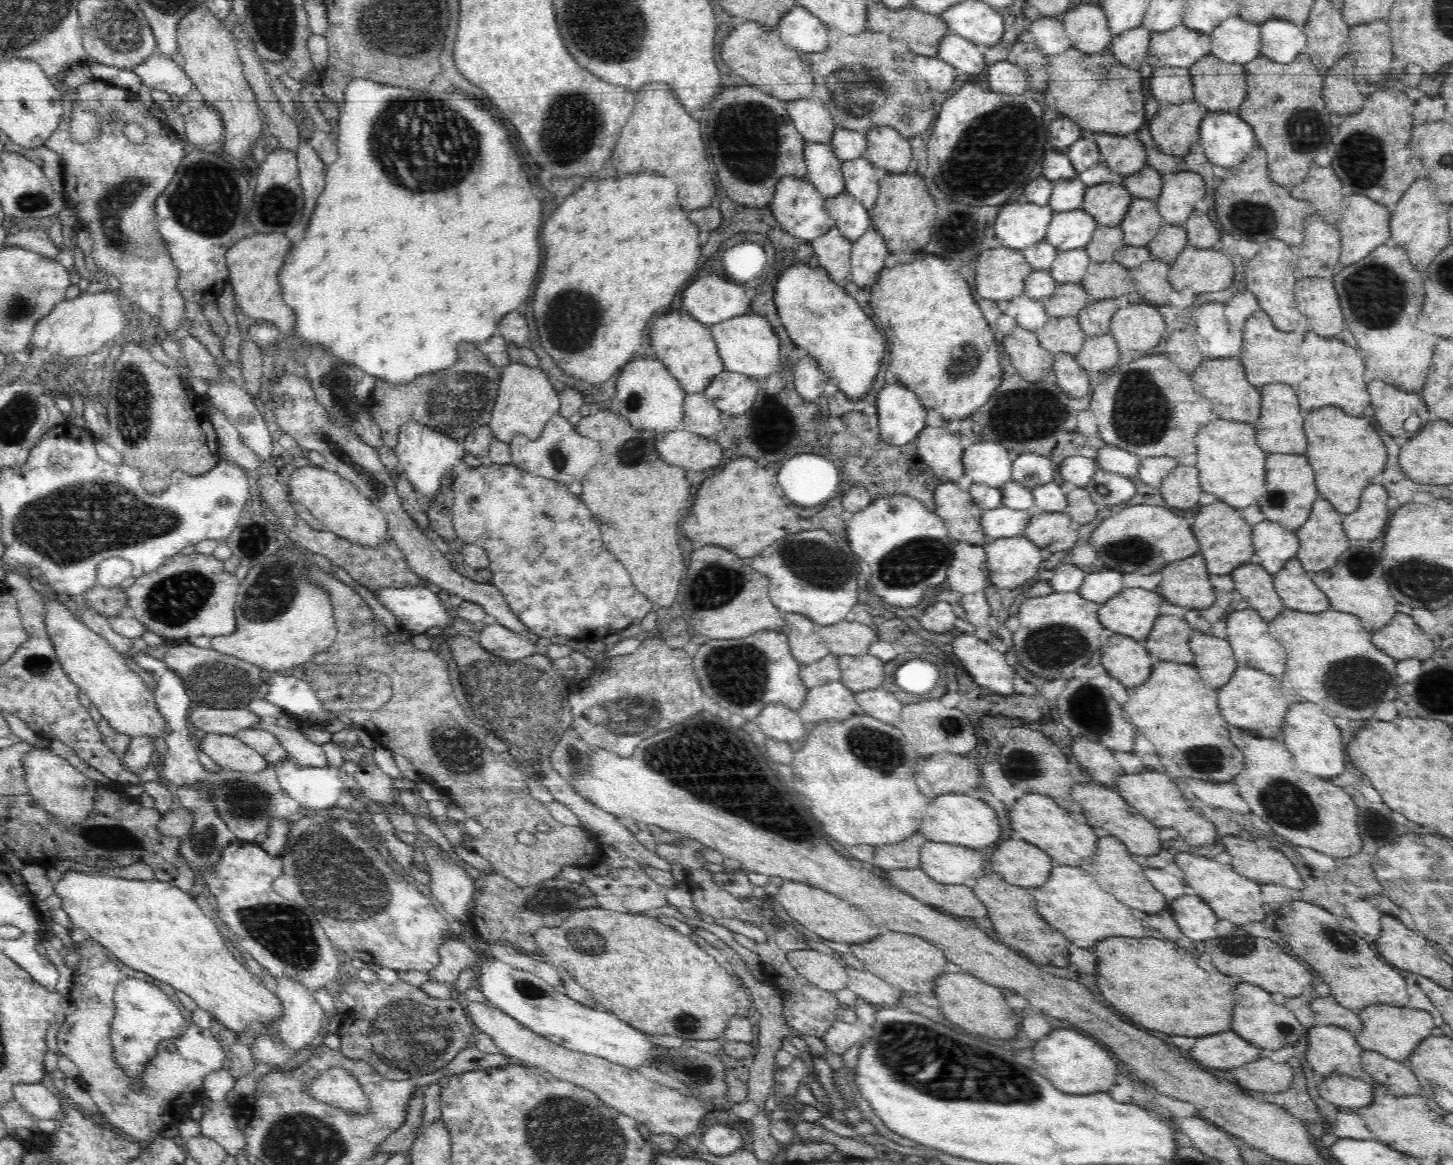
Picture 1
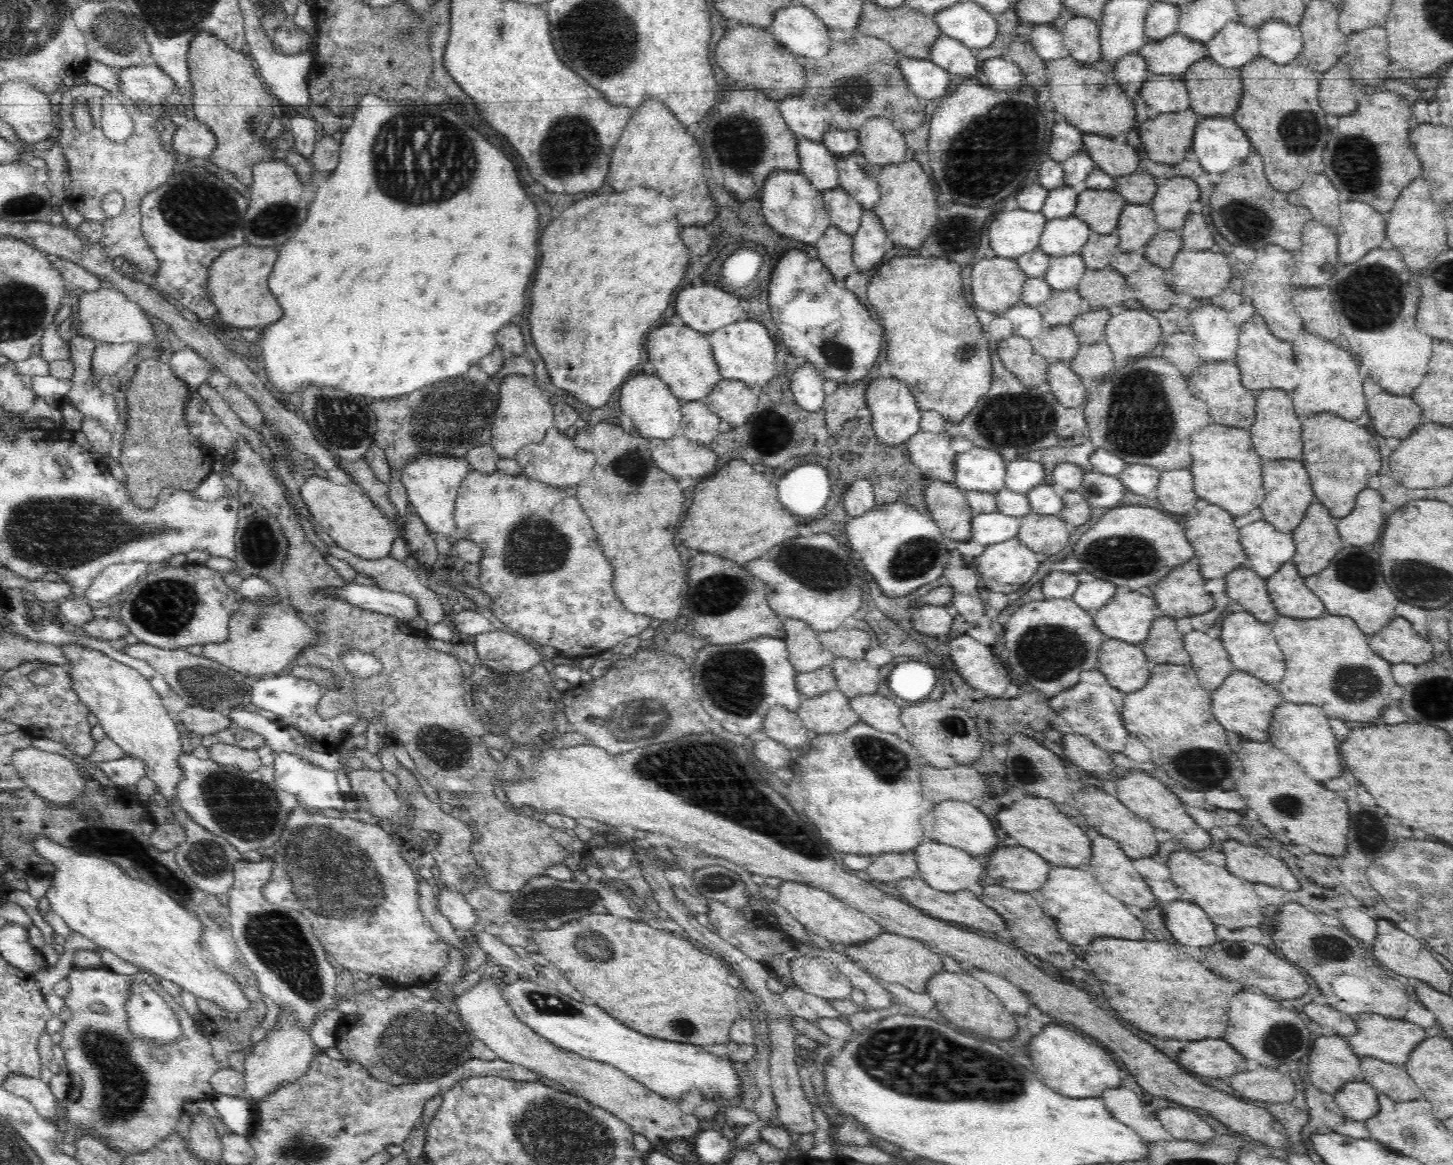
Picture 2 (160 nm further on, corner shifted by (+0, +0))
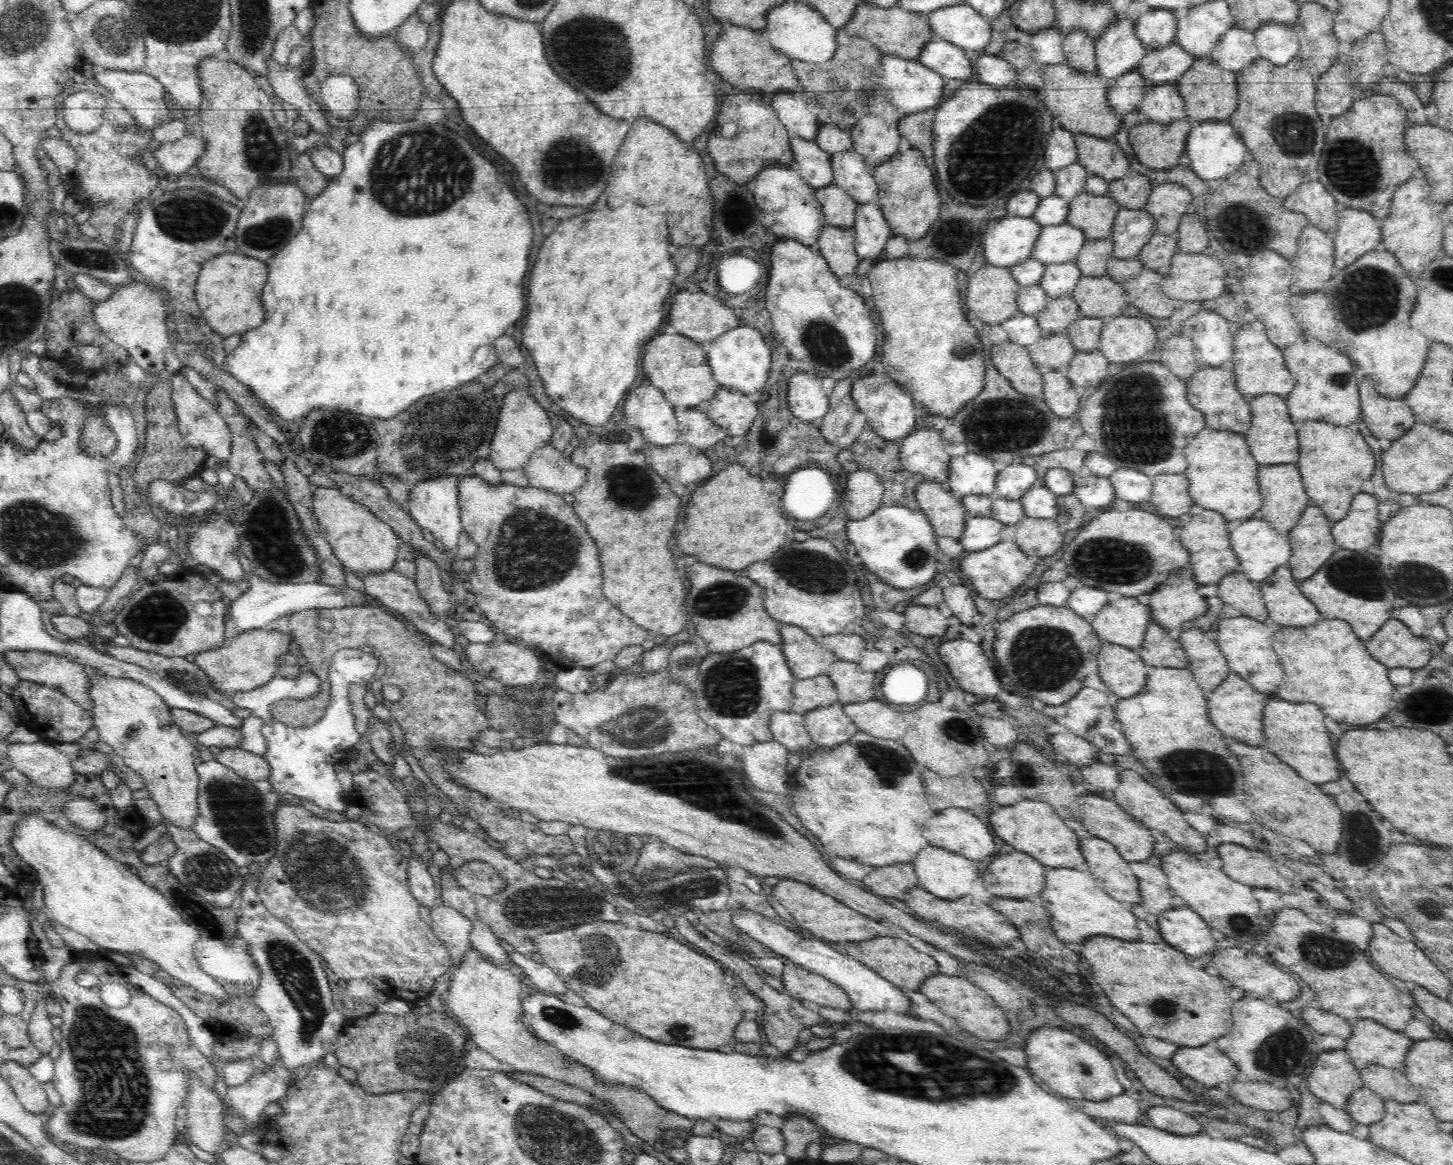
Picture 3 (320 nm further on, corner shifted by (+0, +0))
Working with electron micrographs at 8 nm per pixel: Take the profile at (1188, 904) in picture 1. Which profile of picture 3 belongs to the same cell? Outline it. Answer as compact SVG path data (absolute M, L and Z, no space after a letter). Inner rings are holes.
M1186 904L1182 907L1170 908L1157 916L1161 937L1180 952L1200 957L1213 953L1215 940L1207 922Z

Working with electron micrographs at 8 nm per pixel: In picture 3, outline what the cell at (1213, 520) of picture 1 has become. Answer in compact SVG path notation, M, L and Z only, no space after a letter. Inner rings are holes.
M1204 509L1198 515L1190 515L1188 522L1178 527L1177 535L1186 550L1189 550L1188 565L1200 585L1215 584L1227 574L1234 572L1239 560L1231 549L1227 520L1215 510Z

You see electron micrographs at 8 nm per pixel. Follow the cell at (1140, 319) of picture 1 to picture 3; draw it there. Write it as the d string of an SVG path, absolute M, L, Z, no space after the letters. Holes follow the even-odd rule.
M1114 316L1105 320L1101 332L1099 350L1112 364L1130 362L1142 358L1154 350L1156 330L1145 319L1130 316Z

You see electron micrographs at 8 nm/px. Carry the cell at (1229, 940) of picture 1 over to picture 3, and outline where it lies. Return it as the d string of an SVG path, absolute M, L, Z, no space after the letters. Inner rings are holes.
M1243 947L1220 948L1209 956L1212 956L1213 959L1205 968L1208 974L1225 978L1232 986L1245 990L1249 995L1262 999L1274 998L1278 1002L1286 1002L1300 994L1300 986L1294 977L1284 973L1276 964L1268 963L1252 948L1247 951Z

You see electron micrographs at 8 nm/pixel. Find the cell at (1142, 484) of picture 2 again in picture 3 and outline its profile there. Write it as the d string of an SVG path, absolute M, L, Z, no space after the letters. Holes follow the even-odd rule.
M1117 468L1110 476L1117 502L1148 502L1152 496L1153 479L1134 468Z

